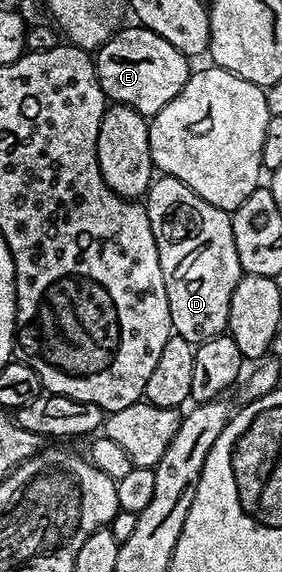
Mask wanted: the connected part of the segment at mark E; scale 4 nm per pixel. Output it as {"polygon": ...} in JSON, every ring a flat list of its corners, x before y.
{"polygon":[[138,24,110,35,94,55,95,71,104,95,112,103,131,106,138,114,154,116,185,88,193,73,192,63,186,54,177,52,169,40,161,40,157,32]]}

